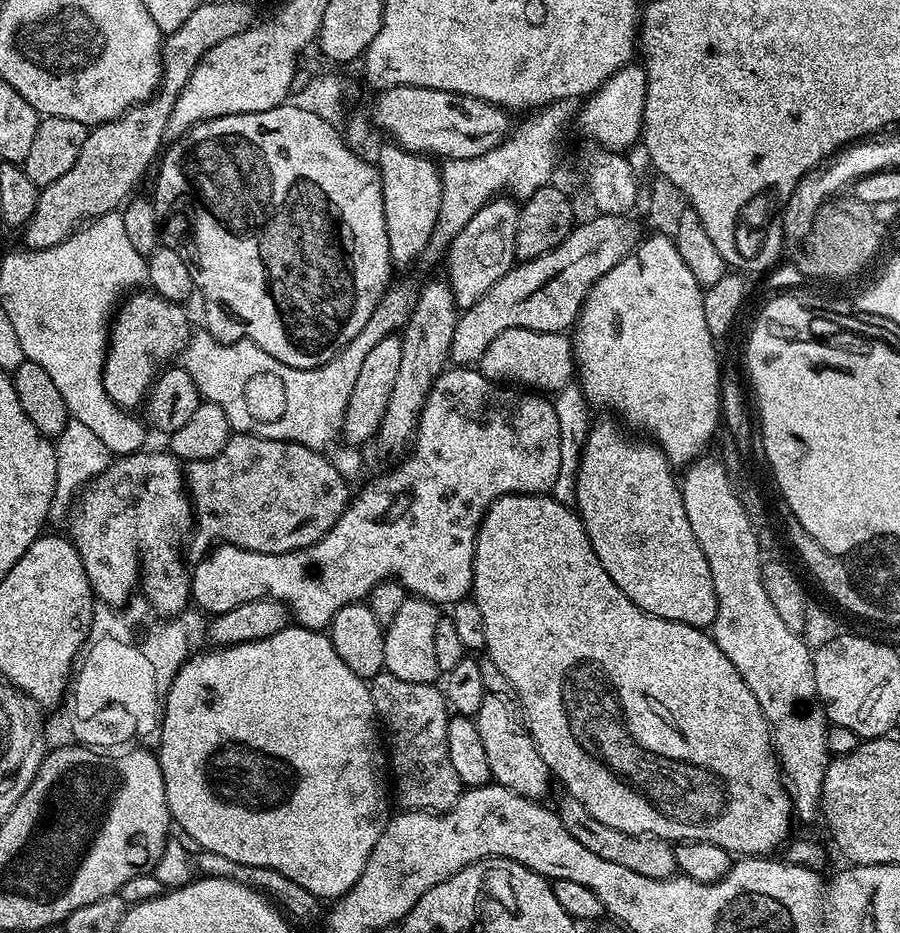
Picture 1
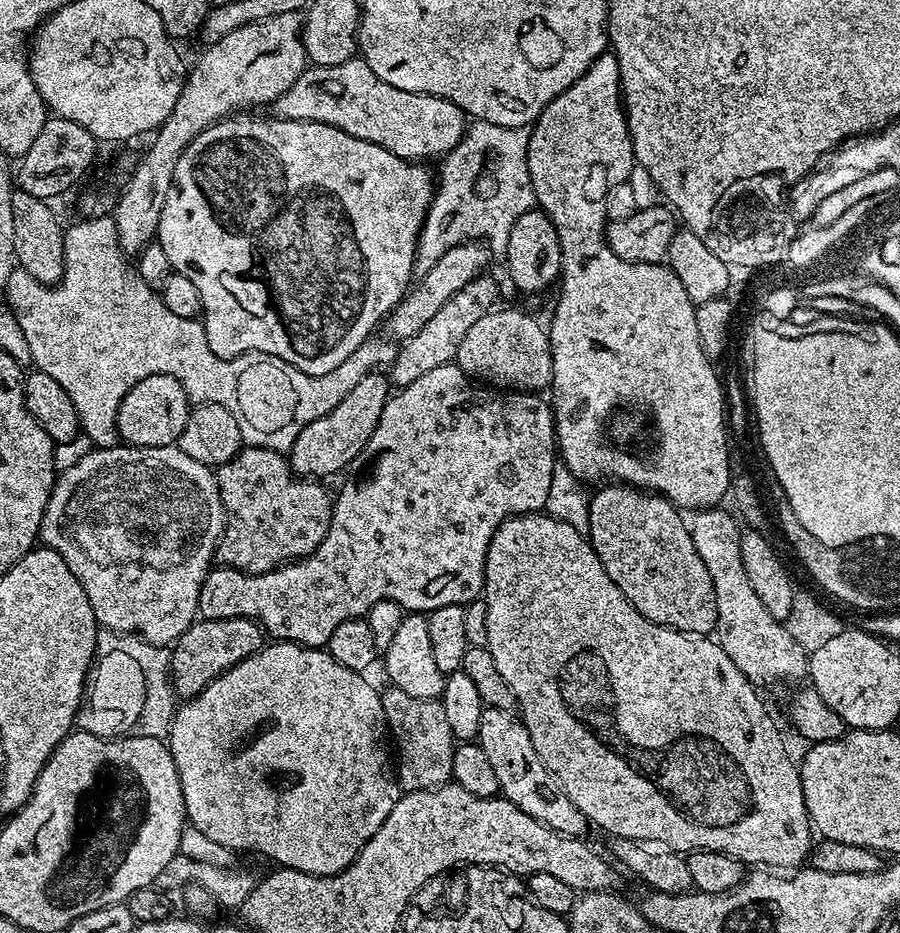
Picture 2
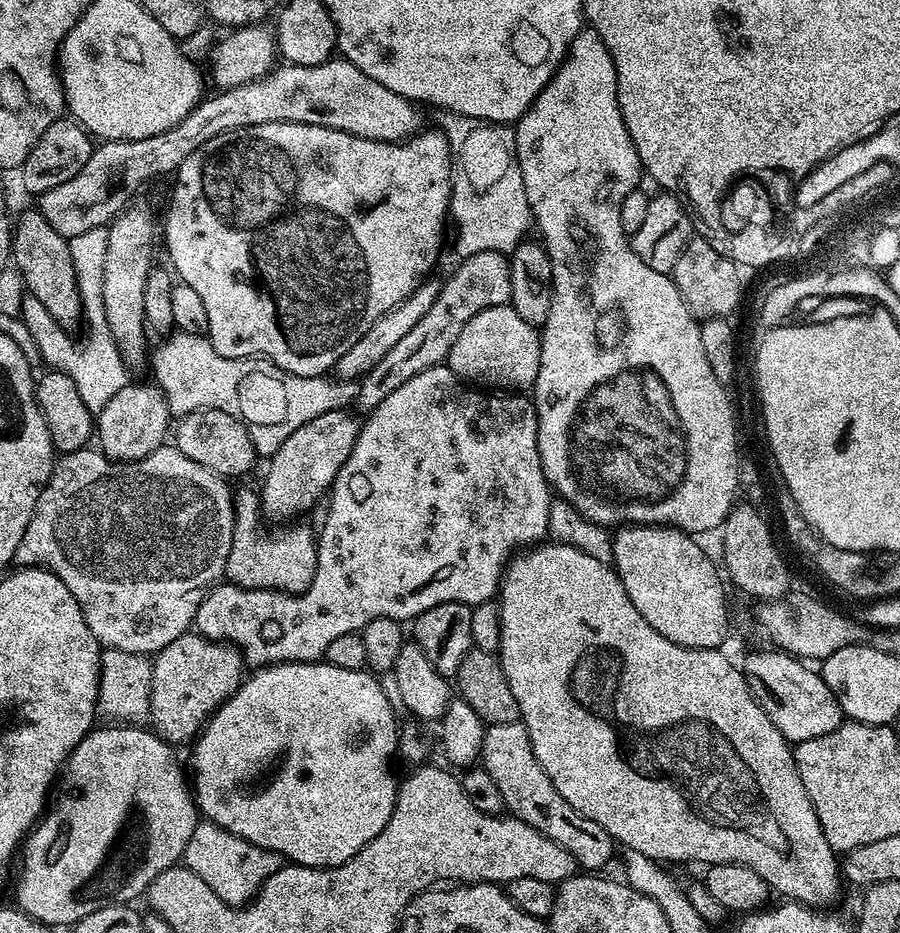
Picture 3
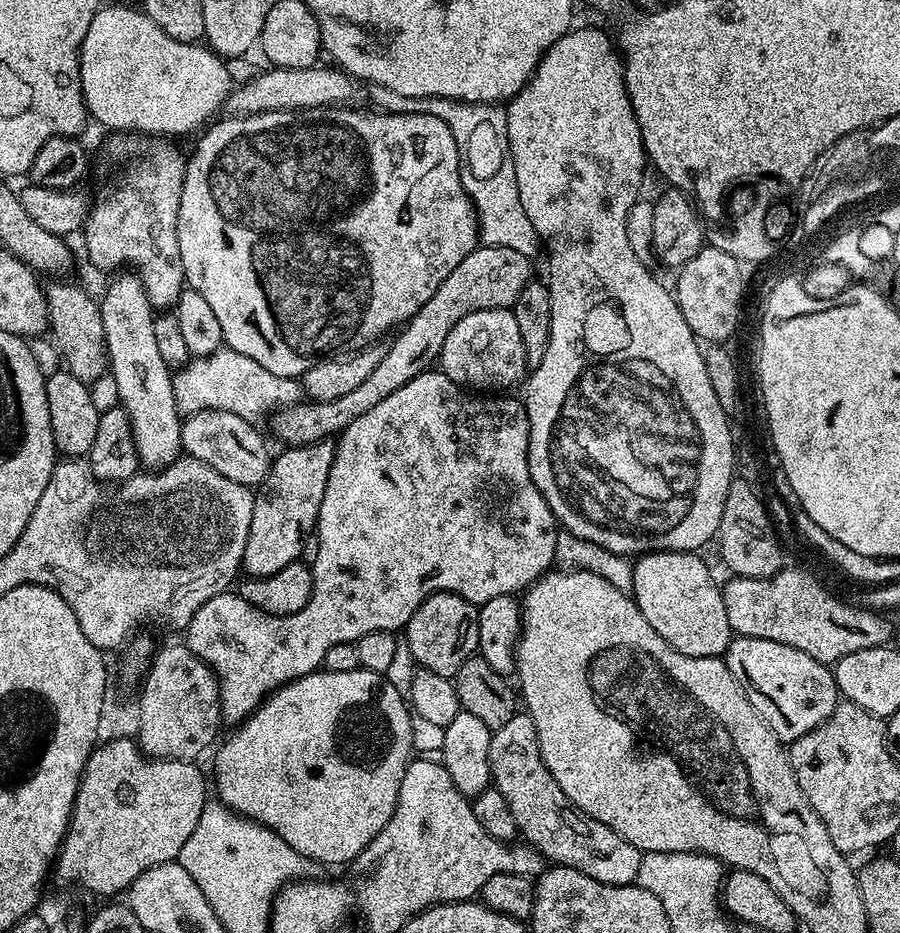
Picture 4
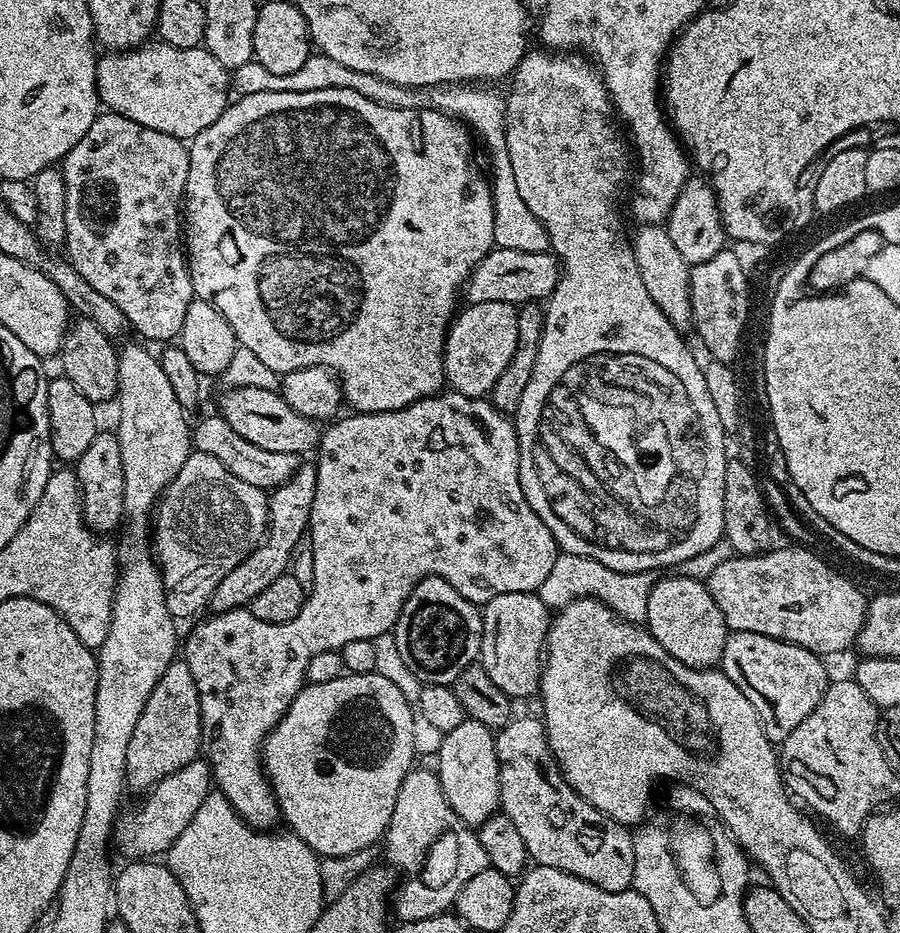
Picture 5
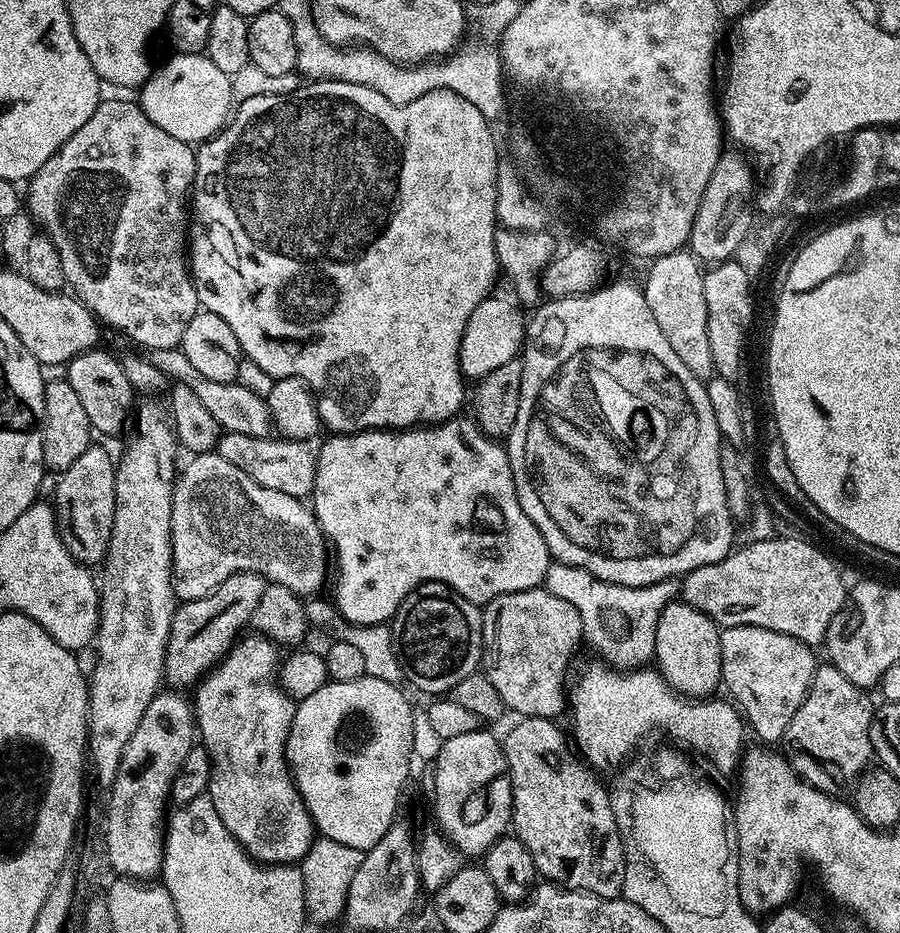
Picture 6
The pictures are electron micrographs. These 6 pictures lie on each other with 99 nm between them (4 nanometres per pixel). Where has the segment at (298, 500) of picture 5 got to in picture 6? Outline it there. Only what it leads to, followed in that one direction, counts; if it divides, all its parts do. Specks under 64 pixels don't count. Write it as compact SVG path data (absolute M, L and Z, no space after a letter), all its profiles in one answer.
M239 572L230 578L226 578L226 582L219 584L210 594L206 594L197 600L183 601L177 607L170 626L170 638L166 646L168 656L164 660L164 680L167 683L172 683L169 685L180 690L187 689L187 684L189 686L195 685L197 681L207 676L220 663L222 657L232 649L241 633L249 627L254 614L254 606L258 606L258 598L262 598L265 583L264 577L256 572Z

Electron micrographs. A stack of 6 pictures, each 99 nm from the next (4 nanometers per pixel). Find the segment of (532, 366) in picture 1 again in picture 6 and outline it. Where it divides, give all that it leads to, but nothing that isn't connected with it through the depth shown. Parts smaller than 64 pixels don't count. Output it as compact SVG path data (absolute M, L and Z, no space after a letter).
M498 296L488 297L475 307L459 346L460 370L465 379L479 380L519 355L526 335L526 316L521 311L513 299Z

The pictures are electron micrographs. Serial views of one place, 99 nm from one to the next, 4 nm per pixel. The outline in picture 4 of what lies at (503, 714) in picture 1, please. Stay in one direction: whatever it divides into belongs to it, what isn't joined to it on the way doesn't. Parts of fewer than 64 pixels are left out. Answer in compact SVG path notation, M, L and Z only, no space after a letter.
M518 714L514 718L510 718L510 722L506 722L506 726L493 731L488 747L488 765L492 771L491 783L506 797L506 802L514 814L517 833L531 847L535 848L545 861L561 868L573 868L586 874L586 878L594 878L598 882L610 886L636 884L641 852L634 846L630 846L630 842L626 842L626 838L622 838L614 830L610 830L610 826L602 826L602 822L598 822L594 818L590 818L590 814L578 810L578 806L574 806L570 802L570 798L566 798L566 794L562 794L558 782L554 782L550 770L546 770L546 766L542 762L534 722L527 714Z

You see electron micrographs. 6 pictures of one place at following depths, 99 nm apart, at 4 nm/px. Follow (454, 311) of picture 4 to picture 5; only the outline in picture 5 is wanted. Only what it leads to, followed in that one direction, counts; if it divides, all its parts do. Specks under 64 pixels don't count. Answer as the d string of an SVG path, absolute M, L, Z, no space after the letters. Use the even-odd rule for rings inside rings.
M493 247L469 274L466 300L468 304L504 302L515 306L544 302L558 286L561 271L560 261L551 251L527 253L524 250ZM242 386L228 388L220 400L219 415L223 416L236 433L246 438L246 442L254 442L254 446L262 446L262 450L274 450L281 454L300 456L309 452L315 453L320 447L321 425L317 421L300 414L288 405L279 391L258 386Z

